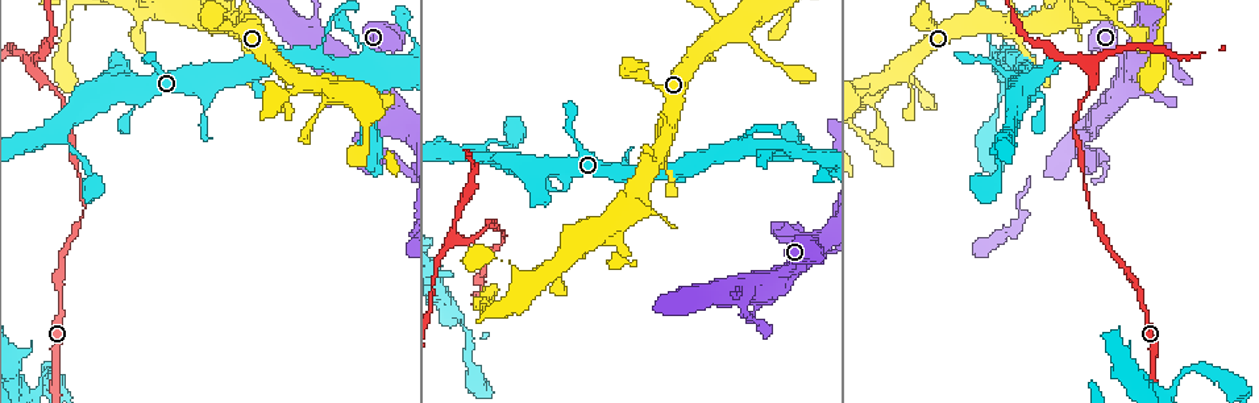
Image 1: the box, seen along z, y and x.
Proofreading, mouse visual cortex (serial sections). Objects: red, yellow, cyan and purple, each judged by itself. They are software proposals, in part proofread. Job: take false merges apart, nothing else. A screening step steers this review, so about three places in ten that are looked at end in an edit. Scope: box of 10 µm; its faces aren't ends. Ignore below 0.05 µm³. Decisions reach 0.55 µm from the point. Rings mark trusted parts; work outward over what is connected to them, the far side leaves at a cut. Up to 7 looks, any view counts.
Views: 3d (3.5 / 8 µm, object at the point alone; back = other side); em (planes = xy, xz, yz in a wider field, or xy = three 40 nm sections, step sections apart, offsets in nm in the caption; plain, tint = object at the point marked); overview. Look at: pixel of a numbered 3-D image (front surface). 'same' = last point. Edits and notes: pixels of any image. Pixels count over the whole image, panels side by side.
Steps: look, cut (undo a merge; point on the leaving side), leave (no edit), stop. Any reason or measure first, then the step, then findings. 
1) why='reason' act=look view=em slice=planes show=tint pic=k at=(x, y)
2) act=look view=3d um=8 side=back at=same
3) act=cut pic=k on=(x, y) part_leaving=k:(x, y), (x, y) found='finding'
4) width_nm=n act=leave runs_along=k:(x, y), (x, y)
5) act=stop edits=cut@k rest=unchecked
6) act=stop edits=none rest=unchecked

why='thin neck' act=look view=3d um=3.5 pic=1 at=(781, 229)

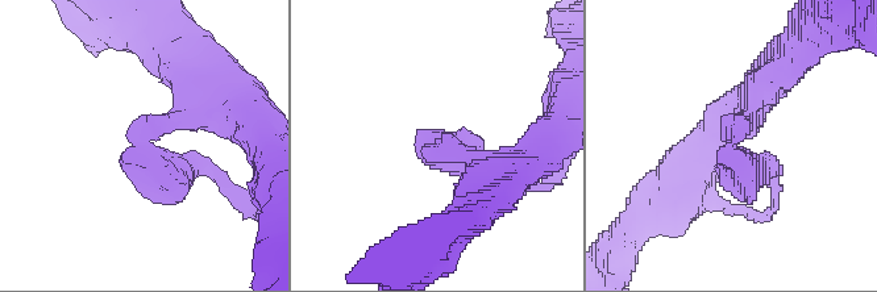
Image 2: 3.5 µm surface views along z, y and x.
arm_widths_nm=250,300 act=look view=em slice=planes show=plain pic=2 at=(438, 143)

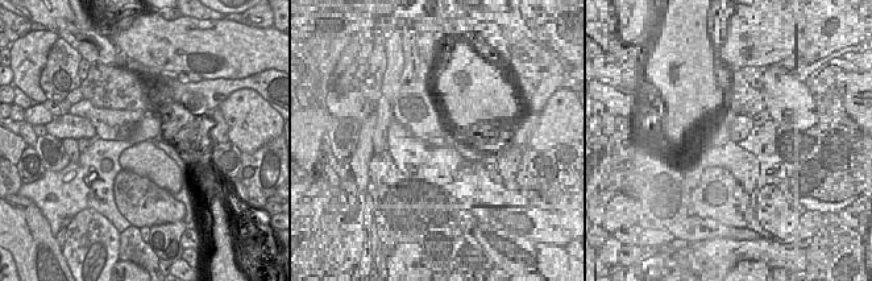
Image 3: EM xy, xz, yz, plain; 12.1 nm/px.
why='with the object marked' act=look view=em slice=planes show=tint at=same

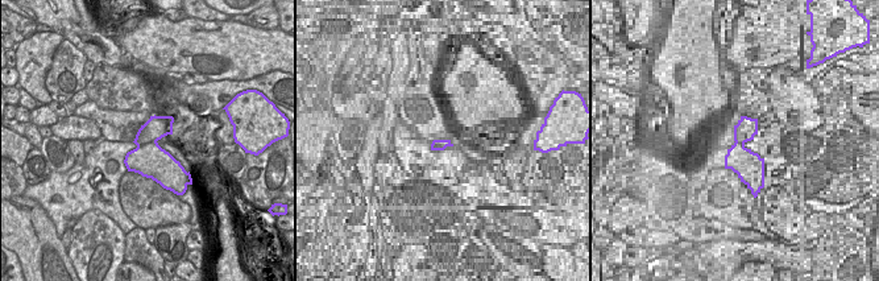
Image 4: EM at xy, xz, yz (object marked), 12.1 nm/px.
act=leave runs_along=2:(755, 101), (731, 154), (776, 166) found='all the same cell'

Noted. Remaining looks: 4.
why='looks like a crossing' act=look view=3d um=3.5 pic=1 at=(721, 29)

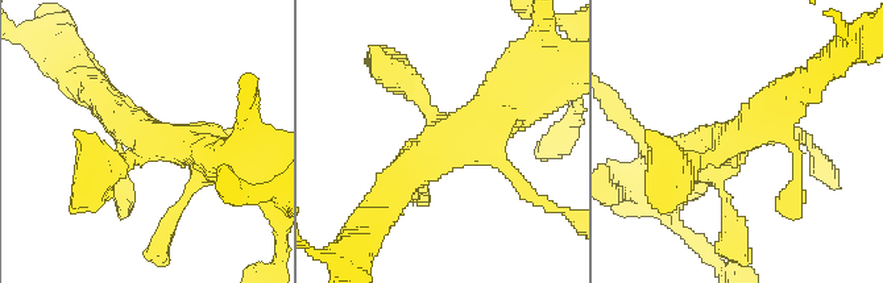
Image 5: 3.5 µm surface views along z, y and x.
arms=4 arm_widths_nm=200,200,400,600 why='shape alone is not enough' act=look view=em slice=planes show=tint pic=5 at=(447, 135)

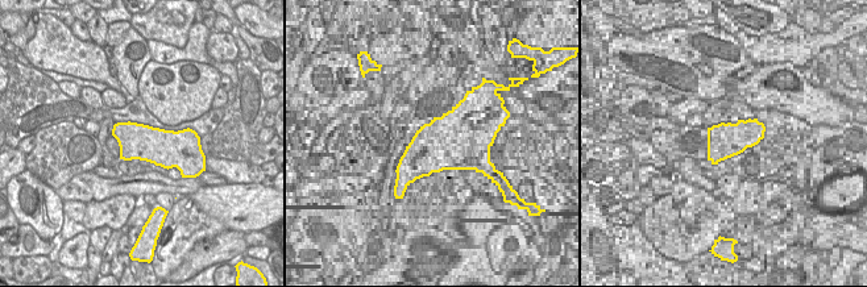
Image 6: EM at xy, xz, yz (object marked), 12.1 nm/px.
act=look view=em slice=xy step=2 show=tint at=same

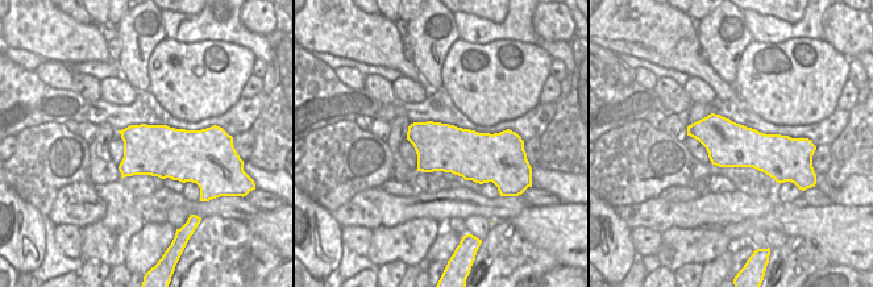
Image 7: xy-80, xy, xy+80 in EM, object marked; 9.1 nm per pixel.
act=leave runs_along=5:(392, 194), (452, 133), (521, 92) found='continuous, no second cell'

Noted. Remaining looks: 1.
act=stop edits=none rest=unchecked

